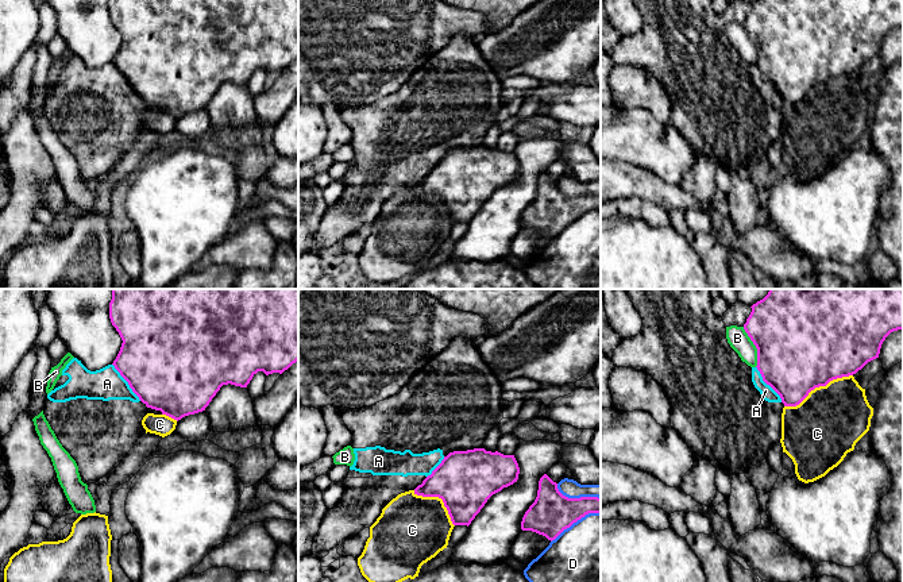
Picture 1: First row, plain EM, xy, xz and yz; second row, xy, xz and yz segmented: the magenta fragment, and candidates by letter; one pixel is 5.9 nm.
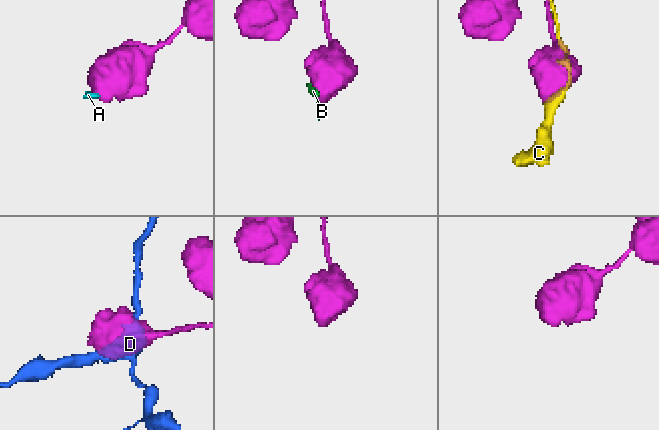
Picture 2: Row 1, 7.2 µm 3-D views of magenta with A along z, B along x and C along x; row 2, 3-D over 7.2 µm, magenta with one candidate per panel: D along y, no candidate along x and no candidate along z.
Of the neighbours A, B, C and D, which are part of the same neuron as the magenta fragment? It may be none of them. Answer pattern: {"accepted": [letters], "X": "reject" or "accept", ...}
{"accepted": ["B"], "A": "reject", "B": "accept", "C": "reject", "D": "reject"}

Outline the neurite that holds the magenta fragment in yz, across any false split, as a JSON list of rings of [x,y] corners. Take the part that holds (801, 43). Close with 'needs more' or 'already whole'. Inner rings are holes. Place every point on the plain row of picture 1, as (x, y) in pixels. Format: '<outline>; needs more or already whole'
[[[756,0],[750,5],[742,24],[726,24],[728,41],[760,69],[784,104],[796,104],[815,85],[856,72],[879,55],[891,30],[903,27],[903,0]]]; needs more

